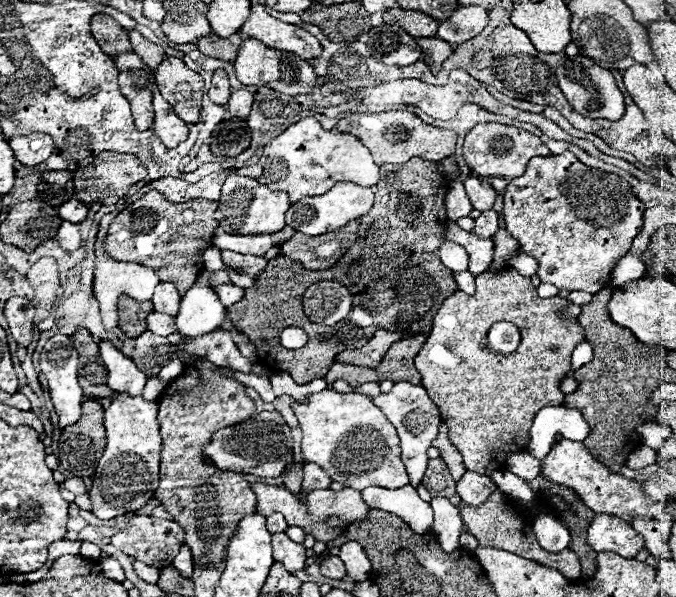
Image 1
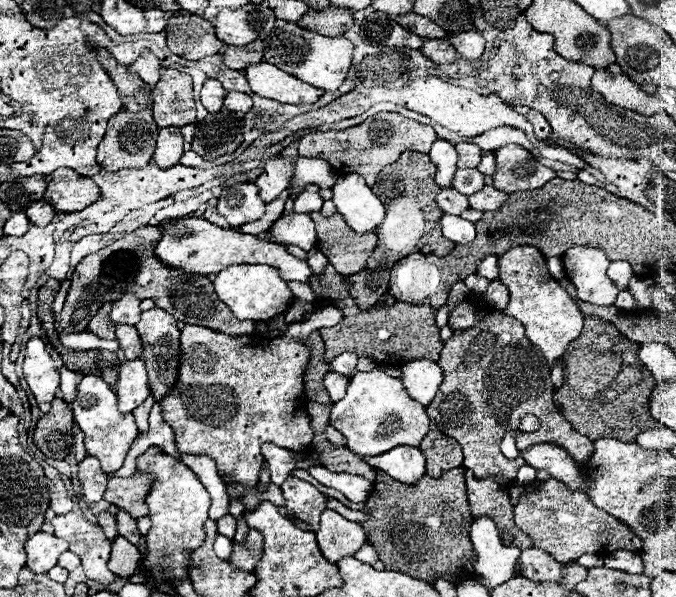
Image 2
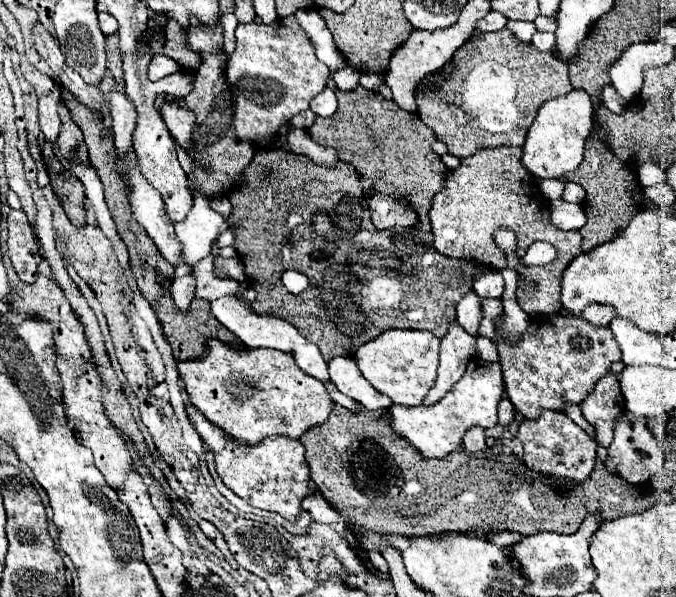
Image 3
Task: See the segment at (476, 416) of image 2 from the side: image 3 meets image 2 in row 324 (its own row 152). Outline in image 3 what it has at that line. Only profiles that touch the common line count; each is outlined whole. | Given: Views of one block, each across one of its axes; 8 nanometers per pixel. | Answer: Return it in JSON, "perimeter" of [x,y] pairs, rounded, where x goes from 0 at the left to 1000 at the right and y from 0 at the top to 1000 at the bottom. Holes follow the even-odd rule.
{"perimeter":[[[737,245],[713,248],[692,265],[680,265],[675,285],[660,288],[657,315],[642,328],[639,348],[633,355],[636,379],[642,392],[642,415],[663,432],[692,436],[713,442],[725,452],[749,449],[749,432],[731,409],[731,385],[746,379],[766,395],[766,429],[775,432],[787,405],[802,402],[822,415],[822,432],[805,444],[768,442],[763,449],[769,464],[784,467],[787,482],[769,476],[763,499],[778,526],[820,526],[828,523],[828,469],[843,436],[861,425],[861,395],[855,385],[834,389],[814,372],[811,332],[802,328],[799,315],[790,308],[790,295],[772,281],[769,271],[772,248],[766,245]]]}

